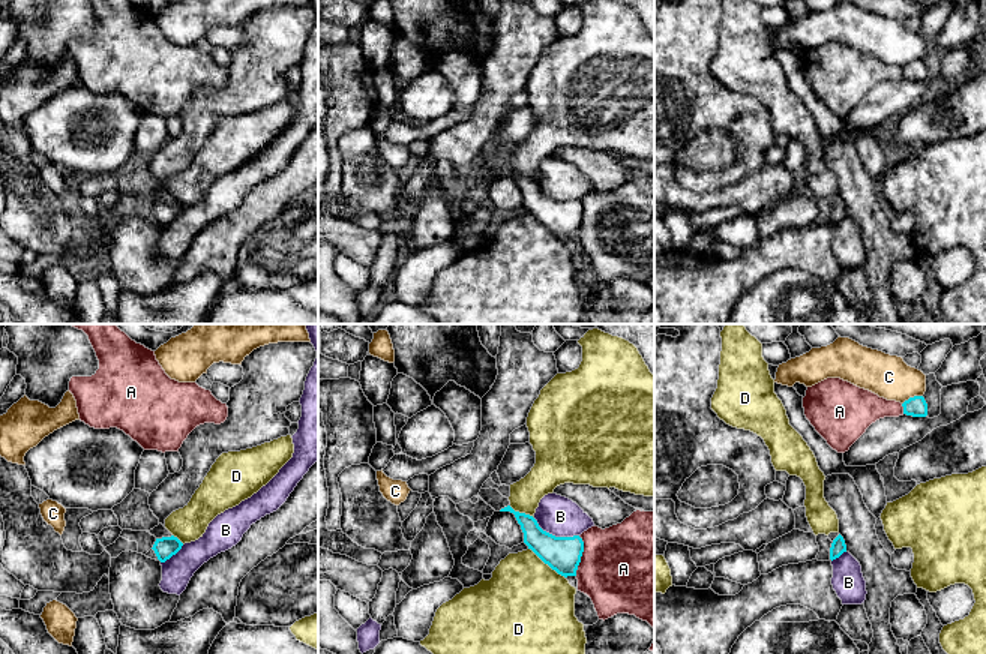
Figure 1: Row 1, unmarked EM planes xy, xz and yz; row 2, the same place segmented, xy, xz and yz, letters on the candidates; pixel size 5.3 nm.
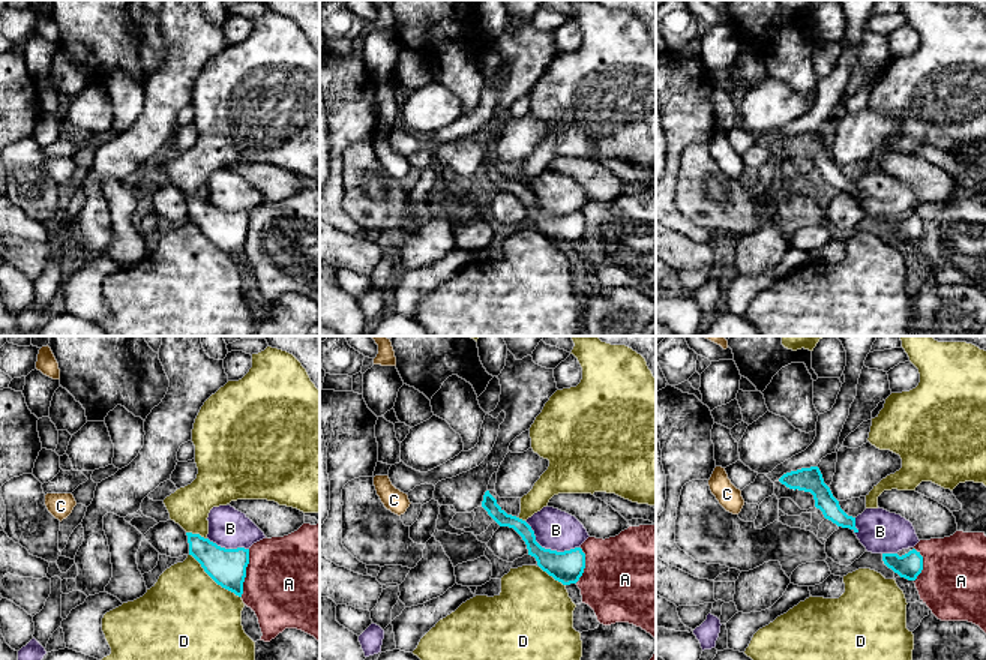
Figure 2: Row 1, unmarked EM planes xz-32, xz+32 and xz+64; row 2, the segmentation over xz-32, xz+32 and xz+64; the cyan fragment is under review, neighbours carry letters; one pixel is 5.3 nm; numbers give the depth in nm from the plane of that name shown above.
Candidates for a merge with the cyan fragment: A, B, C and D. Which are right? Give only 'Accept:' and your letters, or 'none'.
Accept: none

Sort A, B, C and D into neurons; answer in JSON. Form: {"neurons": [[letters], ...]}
{"neurons": [["A"], ["B"], ["C"], ["D"]]}

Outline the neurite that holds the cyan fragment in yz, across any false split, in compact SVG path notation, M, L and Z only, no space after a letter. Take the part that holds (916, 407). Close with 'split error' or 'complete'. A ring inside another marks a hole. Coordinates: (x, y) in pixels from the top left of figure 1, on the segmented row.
M923 396L909 398L902 404L903 414L912 417L926 417L927 416L927 404Z | complete

